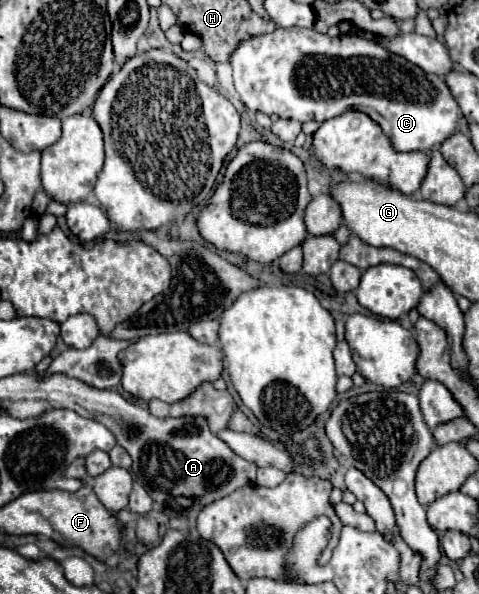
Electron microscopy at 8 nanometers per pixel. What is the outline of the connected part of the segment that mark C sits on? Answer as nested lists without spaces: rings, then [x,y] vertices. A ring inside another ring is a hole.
[[[278,27],[272,33],[240,41],[230,55],[230,65],[234,69],[234,87],[238,97],[252,113],[262,111],[266,115],[278,115],[300,123],[322,123],[346,113],[348,109],[364,111],[384,129],[396,151],[432,151],[456,131],[460,107],[452,99],[442,77],[426,73],[404,57],[384,51],[384,47],[376,41],[368,41],[354,33],[332,39],[314,29]]]

